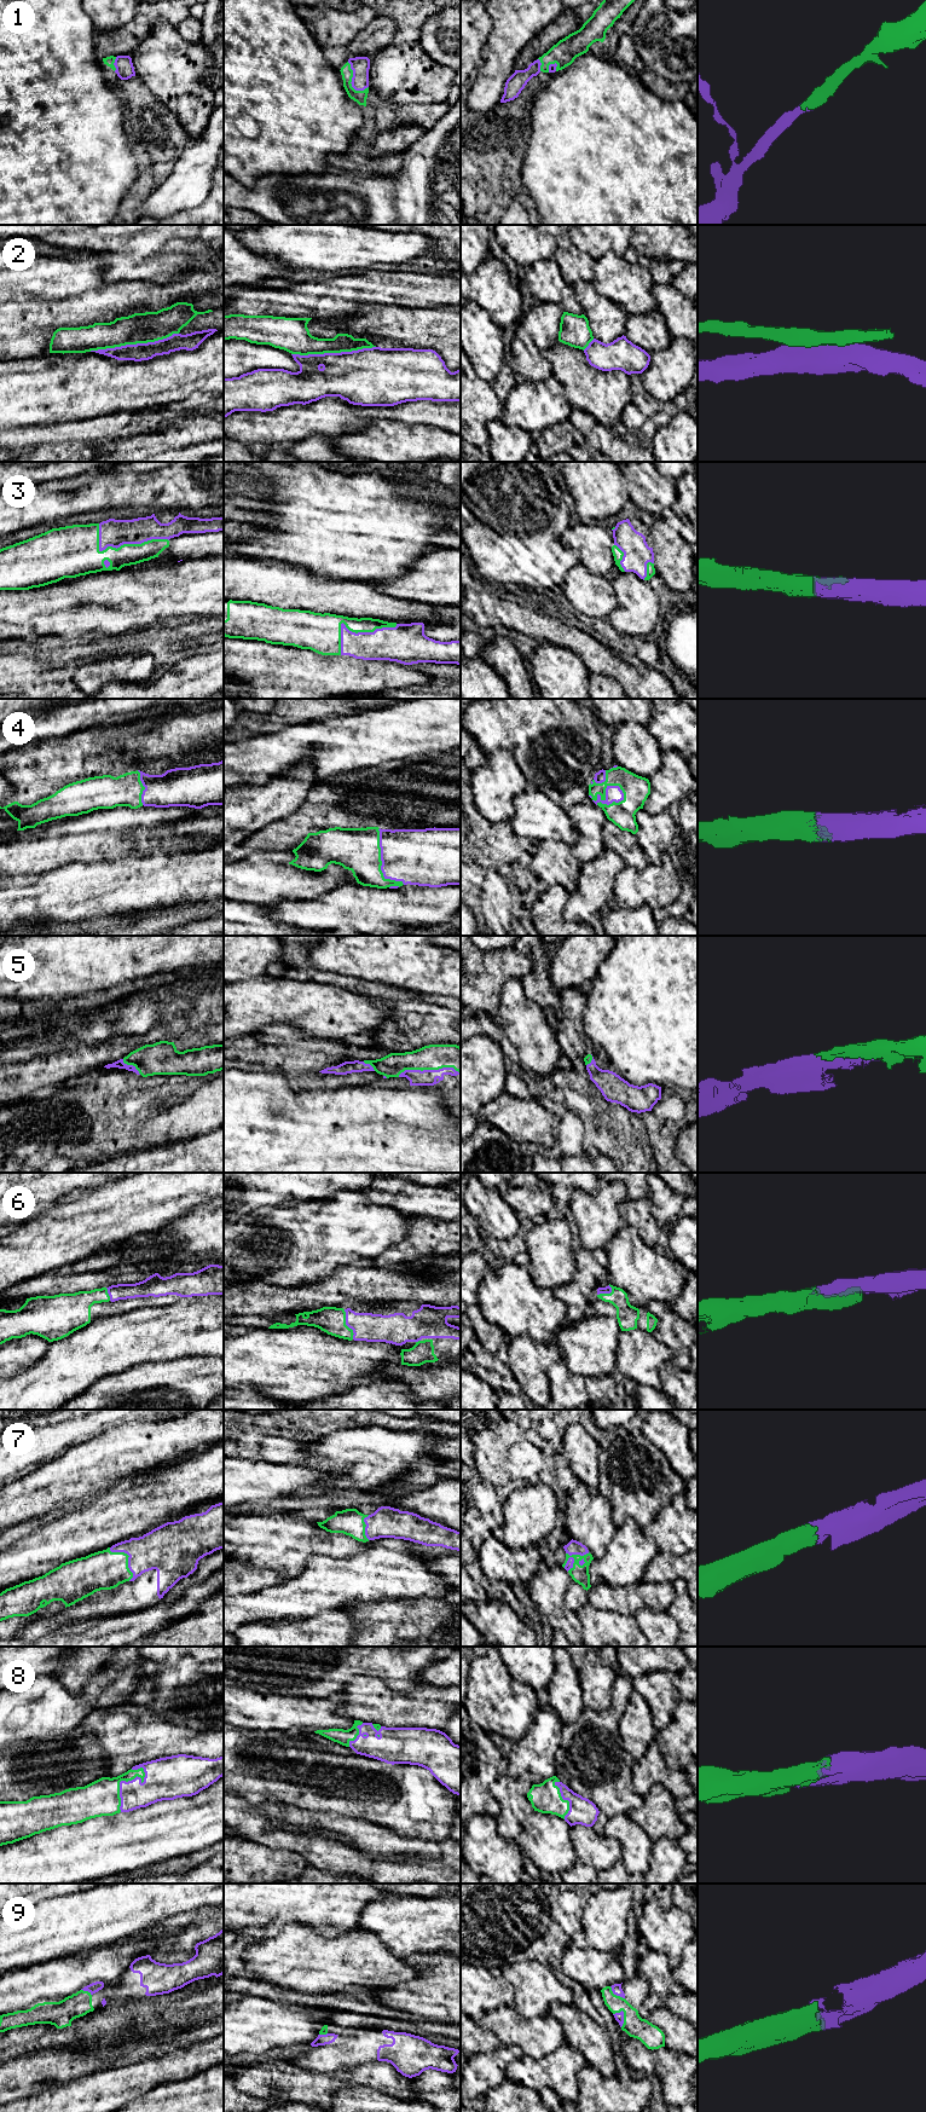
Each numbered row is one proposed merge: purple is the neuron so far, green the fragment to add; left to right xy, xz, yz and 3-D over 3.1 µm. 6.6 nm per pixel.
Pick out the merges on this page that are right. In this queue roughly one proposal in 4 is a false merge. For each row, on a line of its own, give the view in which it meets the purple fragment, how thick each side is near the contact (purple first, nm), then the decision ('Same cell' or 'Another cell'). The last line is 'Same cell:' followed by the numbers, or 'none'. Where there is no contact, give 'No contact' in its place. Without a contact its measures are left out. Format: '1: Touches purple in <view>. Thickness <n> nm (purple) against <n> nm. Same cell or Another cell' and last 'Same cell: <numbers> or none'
1: Touches purple in xz. Thickness 120 nm (purple) against 80 nm. Same cell
2: Touches purple in xy. Thickness 120 nm (purple) against 200 nm. Another cell
3: Touches purple in xy. Thickness 180 nm (purple) against 200 nm. Same cell
4: Touches purple in yz. Thickness 110 nm (purple) against 180 nm. Same cell
5: Touches purple in xz. Thickness 110 nm (purple) against 170 nm. Same cell
6: Touches purple in xz. Thickness 190 nm (purple) against 180 nm. Same cell
7: Touches purple in yz. Thickness 50 nm (purple) against 110 nm. Same cell
8: Touches purple in xy. Thickness 220 nm (purple) against 240 nm. Same cell
9: Touches purple in yz. Thickness 60 nm (purple) against 150 nm. Same cell
Same cell: 1, 3, 4, 5, 6, 7, 8, 9

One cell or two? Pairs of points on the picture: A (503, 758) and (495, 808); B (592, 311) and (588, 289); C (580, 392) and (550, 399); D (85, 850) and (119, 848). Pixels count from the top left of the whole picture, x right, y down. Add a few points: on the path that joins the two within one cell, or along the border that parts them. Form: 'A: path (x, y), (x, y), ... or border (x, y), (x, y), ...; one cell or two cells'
A: path (495, 770), (495, 796); one cell
B: path (592, 306), (588, 294); one cell
C: border (553, 375), (561, 385), (568, 403), (573, 408); two cells
D: path (93, 848), (110, 848); one cell

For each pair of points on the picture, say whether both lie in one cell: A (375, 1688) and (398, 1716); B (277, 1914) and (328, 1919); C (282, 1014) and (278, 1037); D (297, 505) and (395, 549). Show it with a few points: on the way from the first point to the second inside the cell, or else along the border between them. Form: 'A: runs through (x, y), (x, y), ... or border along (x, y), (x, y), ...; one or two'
A: runs through (376, 1695), (391, 1708); one
B: runs through (289, 1913), (316, 1913); one
C: border along (254, 1031), (271, 1024), (290, 1024), (307, 1034); two
D: runs through (322, 520), (335, 526), (356, 527), (371, 532); one

